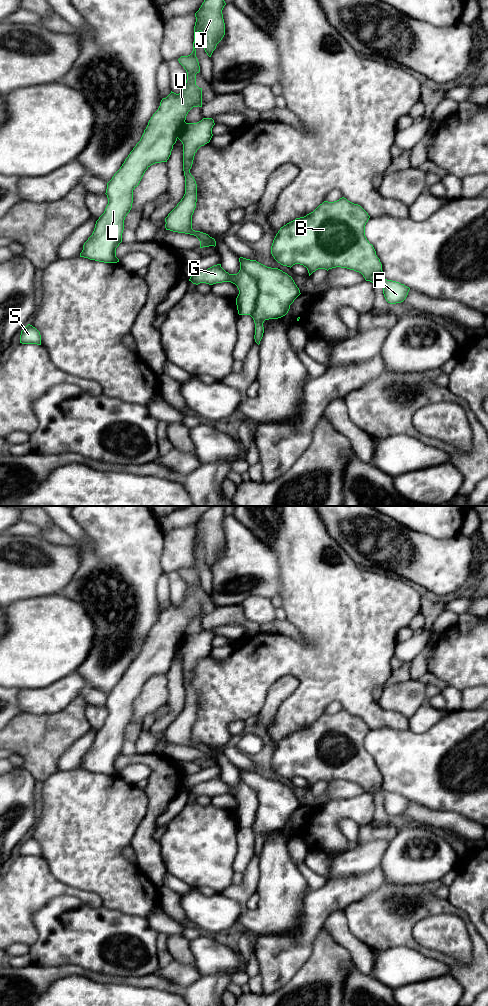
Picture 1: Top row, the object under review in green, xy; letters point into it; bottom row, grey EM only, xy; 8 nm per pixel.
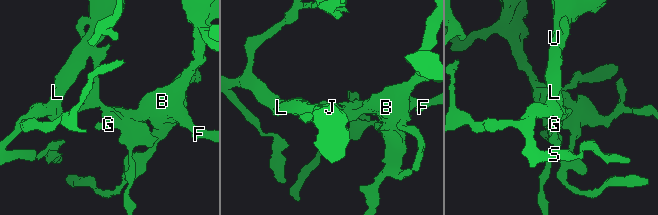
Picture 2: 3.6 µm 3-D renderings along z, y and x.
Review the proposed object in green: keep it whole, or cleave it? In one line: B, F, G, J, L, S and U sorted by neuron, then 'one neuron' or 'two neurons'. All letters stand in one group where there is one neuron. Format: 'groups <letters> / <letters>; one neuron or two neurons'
groups B F G / J L S U; two neurons

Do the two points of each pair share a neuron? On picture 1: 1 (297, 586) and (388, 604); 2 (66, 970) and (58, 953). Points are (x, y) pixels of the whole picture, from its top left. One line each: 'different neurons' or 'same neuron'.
1: same neuron
2: different neurons

